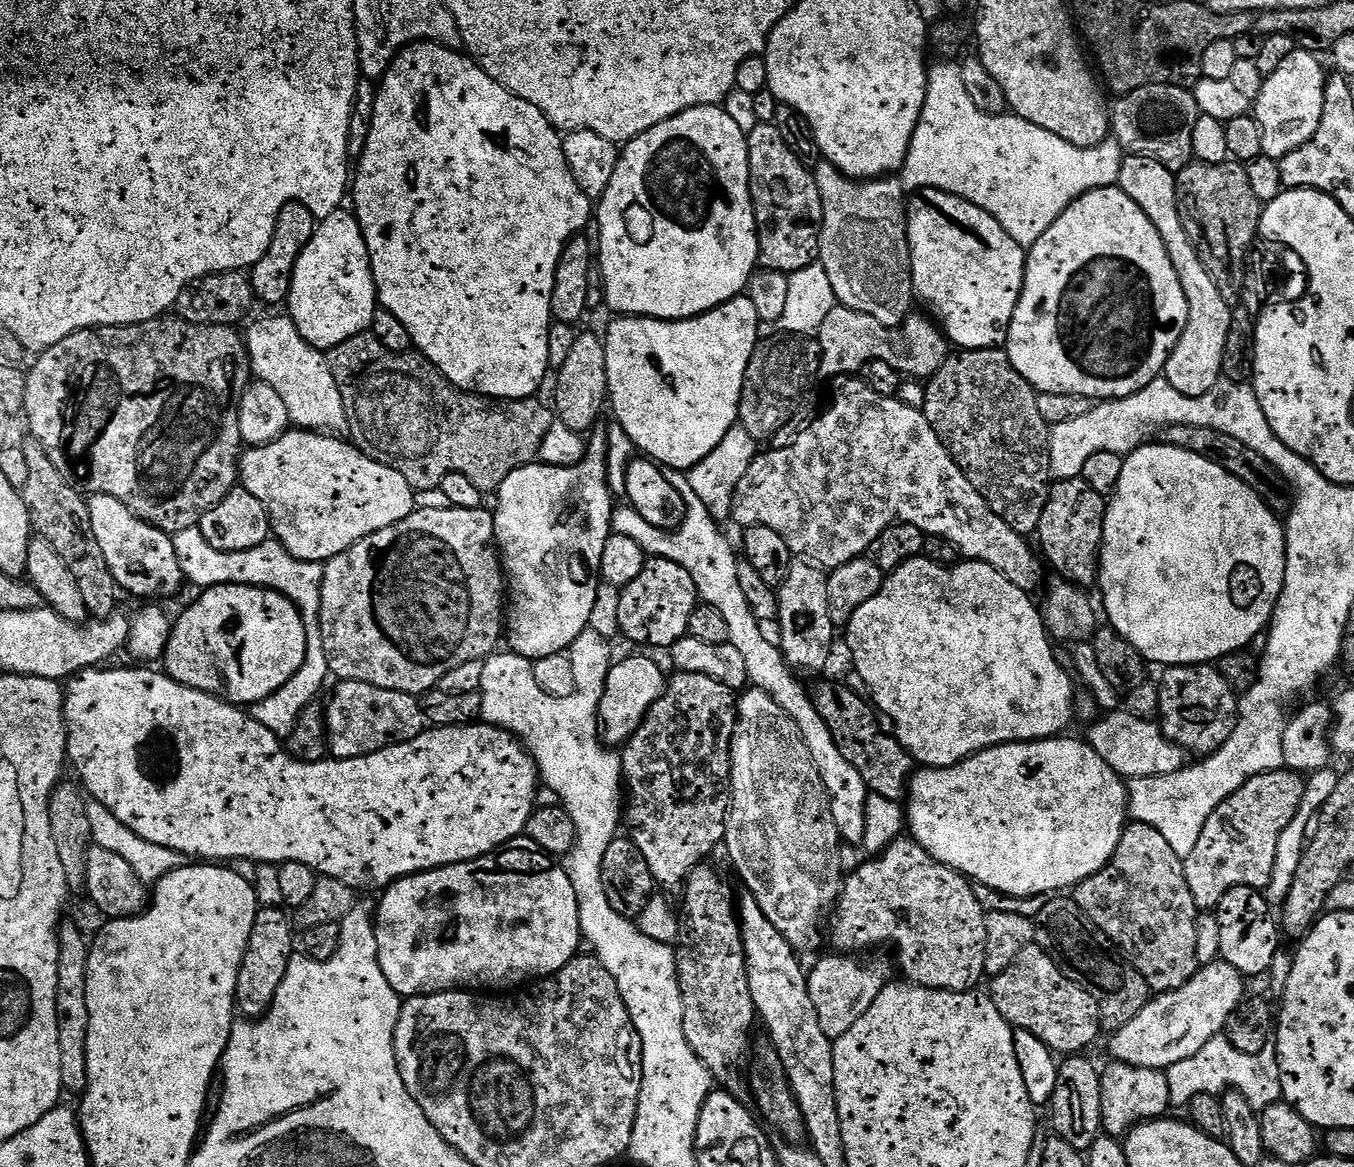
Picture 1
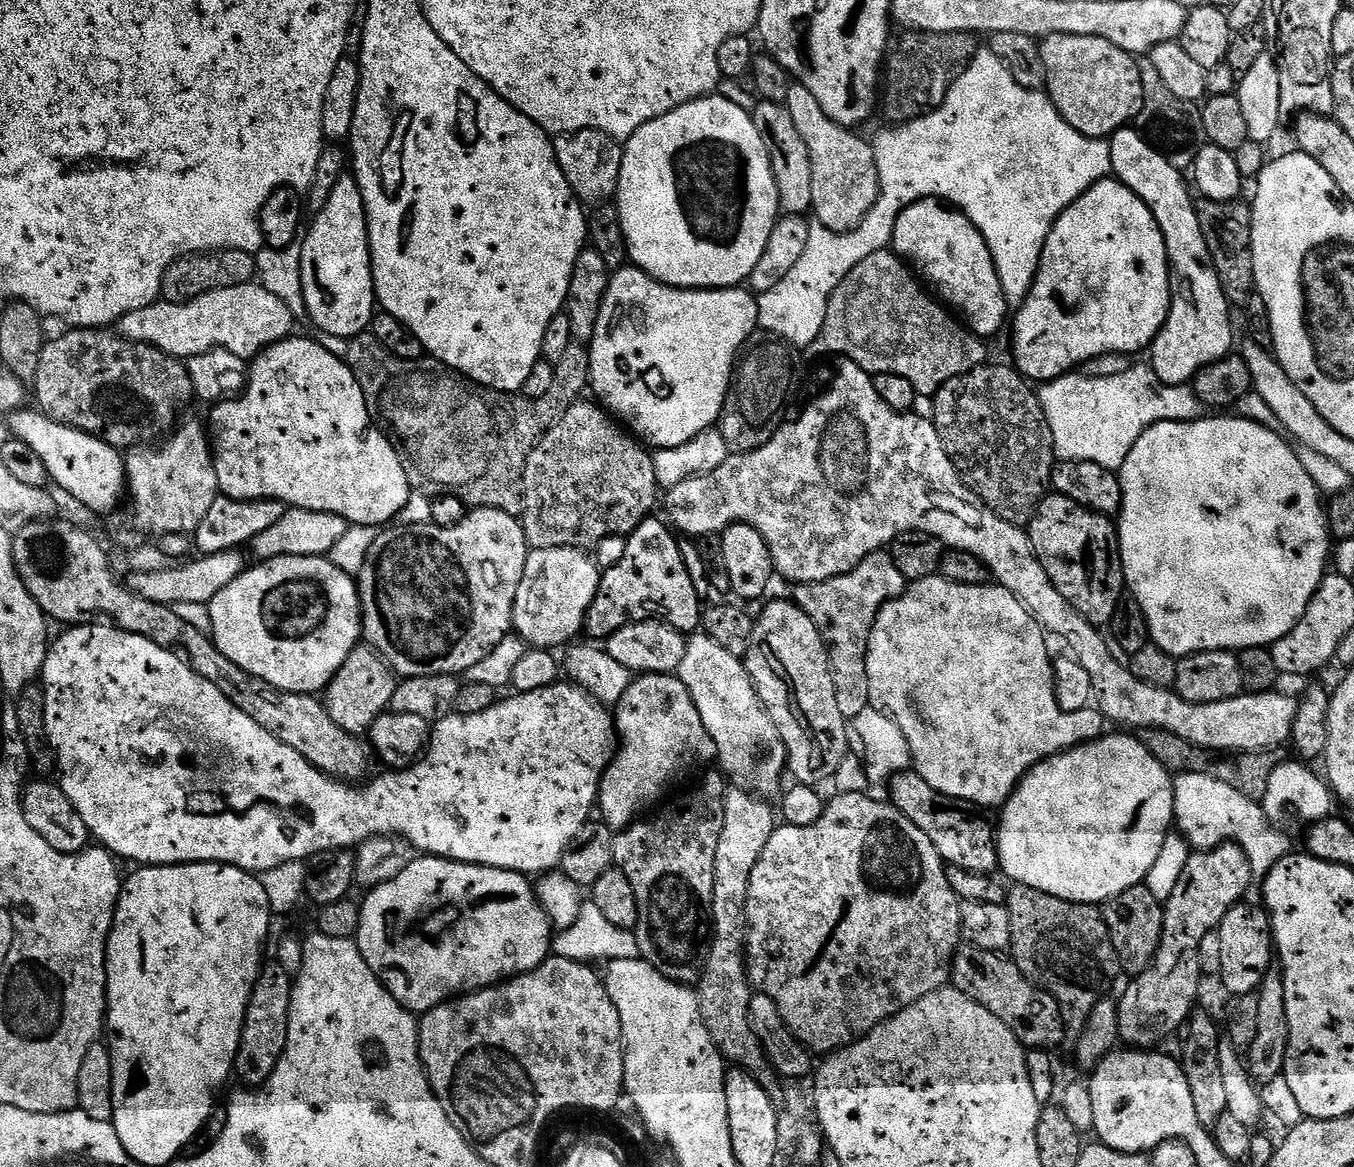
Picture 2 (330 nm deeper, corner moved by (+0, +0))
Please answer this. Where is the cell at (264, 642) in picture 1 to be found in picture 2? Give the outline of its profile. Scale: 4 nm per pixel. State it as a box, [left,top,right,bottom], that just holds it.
[207,556,362,693]

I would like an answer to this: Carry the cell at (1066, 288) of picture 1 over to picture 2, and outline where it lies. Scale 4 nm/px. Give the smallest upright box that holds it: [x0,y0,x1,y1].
[1012,178,1170,382]

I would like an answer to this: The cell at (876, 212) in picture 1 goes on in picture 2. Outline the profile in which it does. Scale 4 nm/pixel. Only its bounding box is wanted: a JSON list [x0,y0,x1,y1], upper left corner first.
[787,83,880,232]

